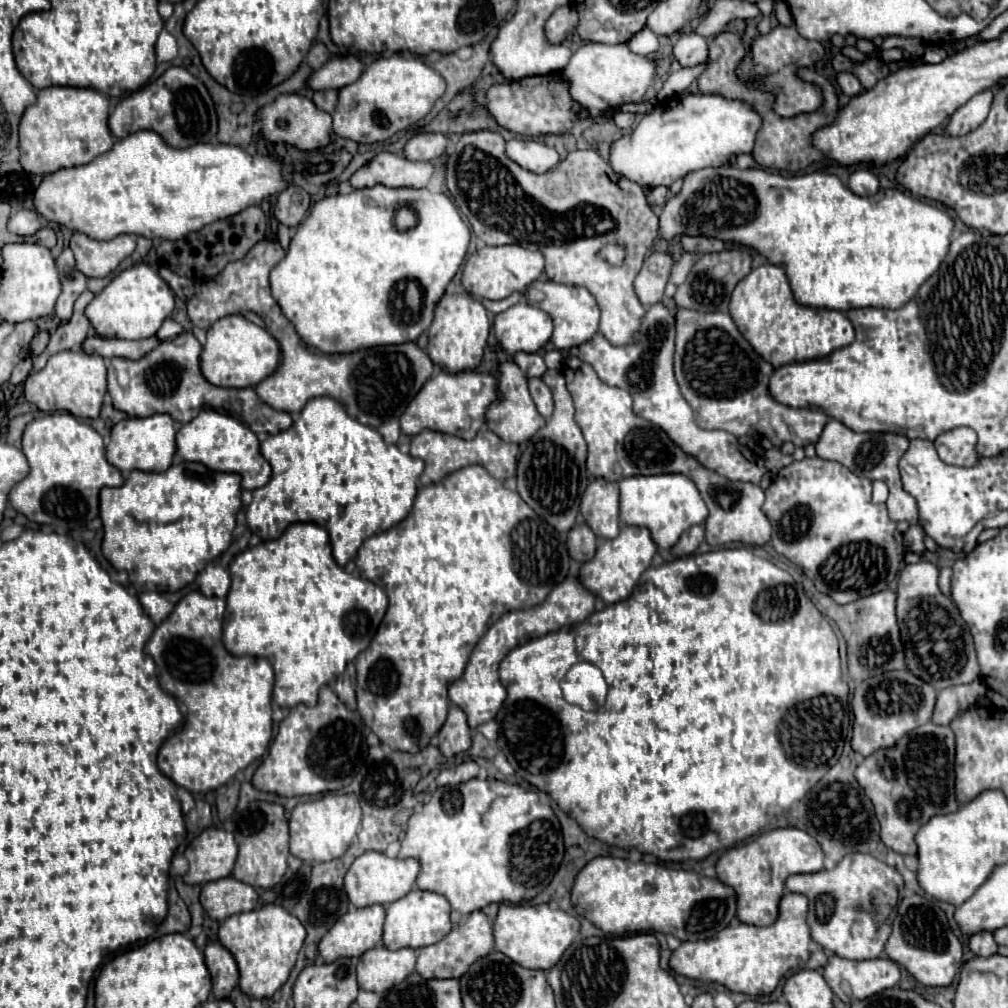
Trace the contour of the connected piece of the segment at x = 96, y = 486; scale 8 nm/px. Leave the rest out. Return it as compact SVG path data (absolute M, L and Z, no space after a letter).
M69 412L47 414L47 416L31 420L23 432L21 450L31 466L31 472L19 484L15 484L11 488L9 502L17 512L25 514L31 522L37 522L37 524L51 524L51 526L59 526L65 530L83 528L99 514L99 490L103 486L117 486L117 484L125 482L121 472L105 460L103 438L89 424L79 422Z

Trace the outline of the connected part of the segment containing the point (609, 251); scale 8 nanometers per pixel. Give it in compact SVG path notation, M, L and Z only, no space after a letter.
M603 248L601 256L605 256L605 260L609 260L611 264L621 264L625 250L623 248Z

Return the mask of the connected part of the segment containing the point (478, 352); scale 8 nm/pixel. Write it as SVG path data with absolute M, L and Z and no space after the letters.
M445 294L437 308L435 318L429 326L429 346L427 354L435 366L441 366L445 372L463 372L463 370L475 370L481 364L487 338L489 338L489 316L483 304L473 298L471 294Z

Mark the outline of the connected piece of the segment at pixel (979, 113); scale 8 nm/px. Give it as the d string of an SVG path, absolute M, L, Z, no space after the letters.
M983 90L983 92L975 94L965 106L961 106L951 116L949 126L947 126L947 134L961 136L961 134L977 128L985 120L985 116L989 114L991 102L993 102L993 90Z

